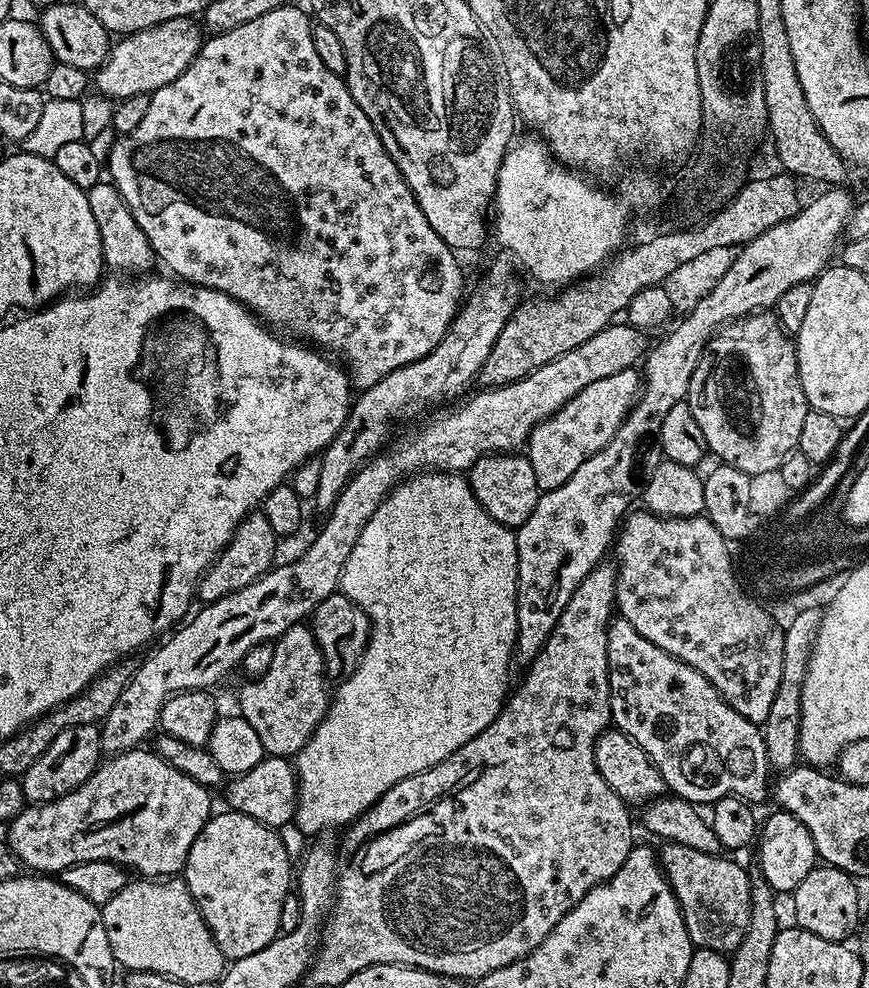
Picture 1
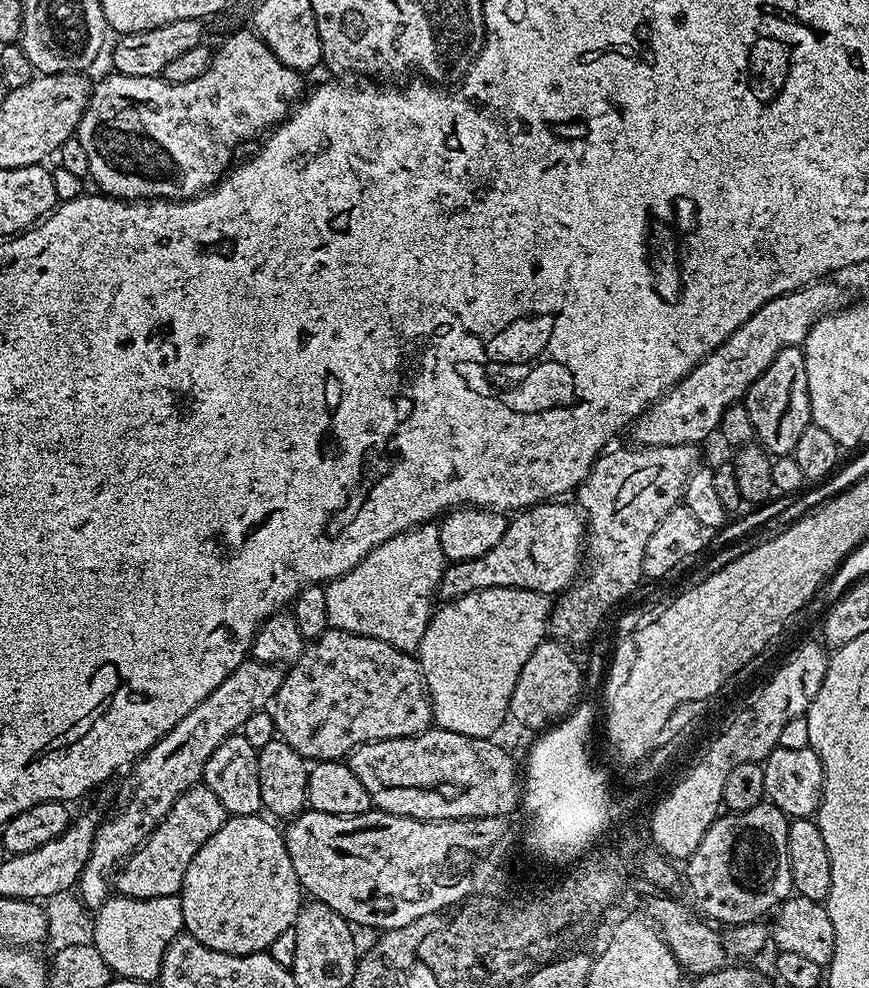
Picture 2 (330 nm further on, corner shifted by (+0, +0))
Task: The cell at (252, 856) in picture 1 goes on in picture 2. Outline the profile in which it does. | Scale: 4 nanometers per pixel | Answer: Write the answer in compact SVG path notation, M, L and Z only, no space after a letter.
M263 815L254 816L233 816L225 820L224 824L218 831L212 835L202 846L202 850L198 850L198 854L194 854L194 858L190 862L190 866L186 870L186 878L184 884L179 890L179 898L182 902L182 918L184 919L184 932L193 936L198 942L202 942L211 952L225 952L231 956L249 956L255 952L263 952L271 949L274 938L278 938L278 934L282 934L282 930L293 927L302 907L302 889L298 878L295 876L293 863L290 862L290 856L287 854L287 846L284 845L283 831L278 827L275 828L271 824L271 819L265 818Z

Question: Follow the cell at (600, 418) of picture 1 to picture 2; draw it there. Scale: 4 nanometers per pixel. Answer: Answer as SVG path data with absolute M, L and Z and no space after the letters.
M817 282L800 288L797 292L787 292L784 296L774 298L766 302L766 306L759 308L722 346L718 346L706 359L696 368L690 370L679 382L673 386L665 396L660 397L641 416L637 416L631 425L630 433L637 445L640 446L678 446L679 444L699 445L708 435L715 433L720 426L722 414L726 412L731 404L739 404L744 396L758 382L762 370L782 354L782 350L795 348L803 345L806 334L814 326L814 322L830 312L839 312L841 308L849 303L850 297L844 293L840 284L828 284L832 282Z

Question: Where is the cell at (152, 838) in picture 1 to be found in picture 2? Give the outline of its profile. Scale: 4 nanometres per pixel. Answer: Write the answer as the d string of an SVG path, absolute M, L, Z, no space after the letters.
M197 786L189 792L183 792L148 839L120 865L114 877L115 891L122 896L143 900L177 895L194 854L202 850L204 843L227 819L229 814L222 802L218 802L218 798L214 798L208 788Z

